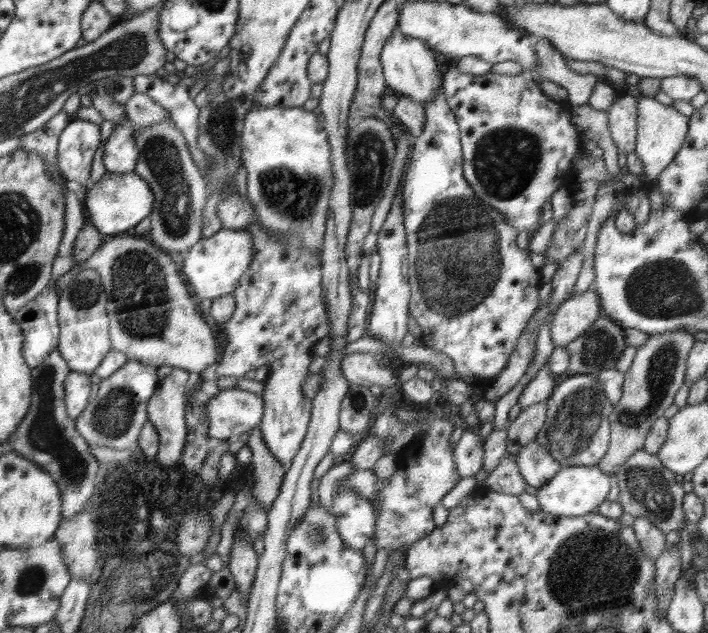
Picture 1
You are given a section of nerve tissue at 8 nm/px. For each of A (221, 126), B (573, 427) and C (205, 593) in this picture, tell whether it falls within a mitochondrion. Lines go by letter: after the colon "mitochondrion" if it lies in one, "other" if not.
A: mitochondrion
B: mitochondrion
C: other

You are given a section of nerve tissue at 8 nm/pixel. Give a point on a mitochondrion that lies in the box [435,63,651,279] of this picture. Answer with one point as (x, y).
(505, 160)

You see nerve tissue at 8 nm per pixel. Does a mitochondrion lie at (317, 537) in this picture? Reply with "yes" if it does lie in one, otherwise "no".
yes

